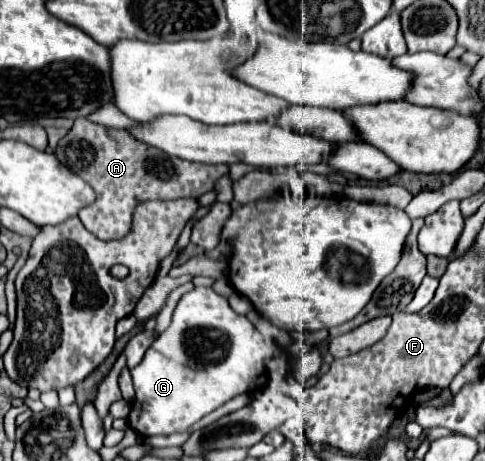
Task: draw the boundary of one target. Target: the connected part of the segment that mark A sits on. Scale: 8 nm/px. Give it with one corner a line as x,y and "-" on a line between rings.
86,118
74,120
72,130
56,148
56,158
94,188
96,200
90,206
84,206
82,212
78,212
78,218
102,240
118,240
126,236
136,204
146,200
200,198
214,190
216,182
228,174
228,166
224,164
198,164
174,158
158,148
136,142
118,128
106,128

